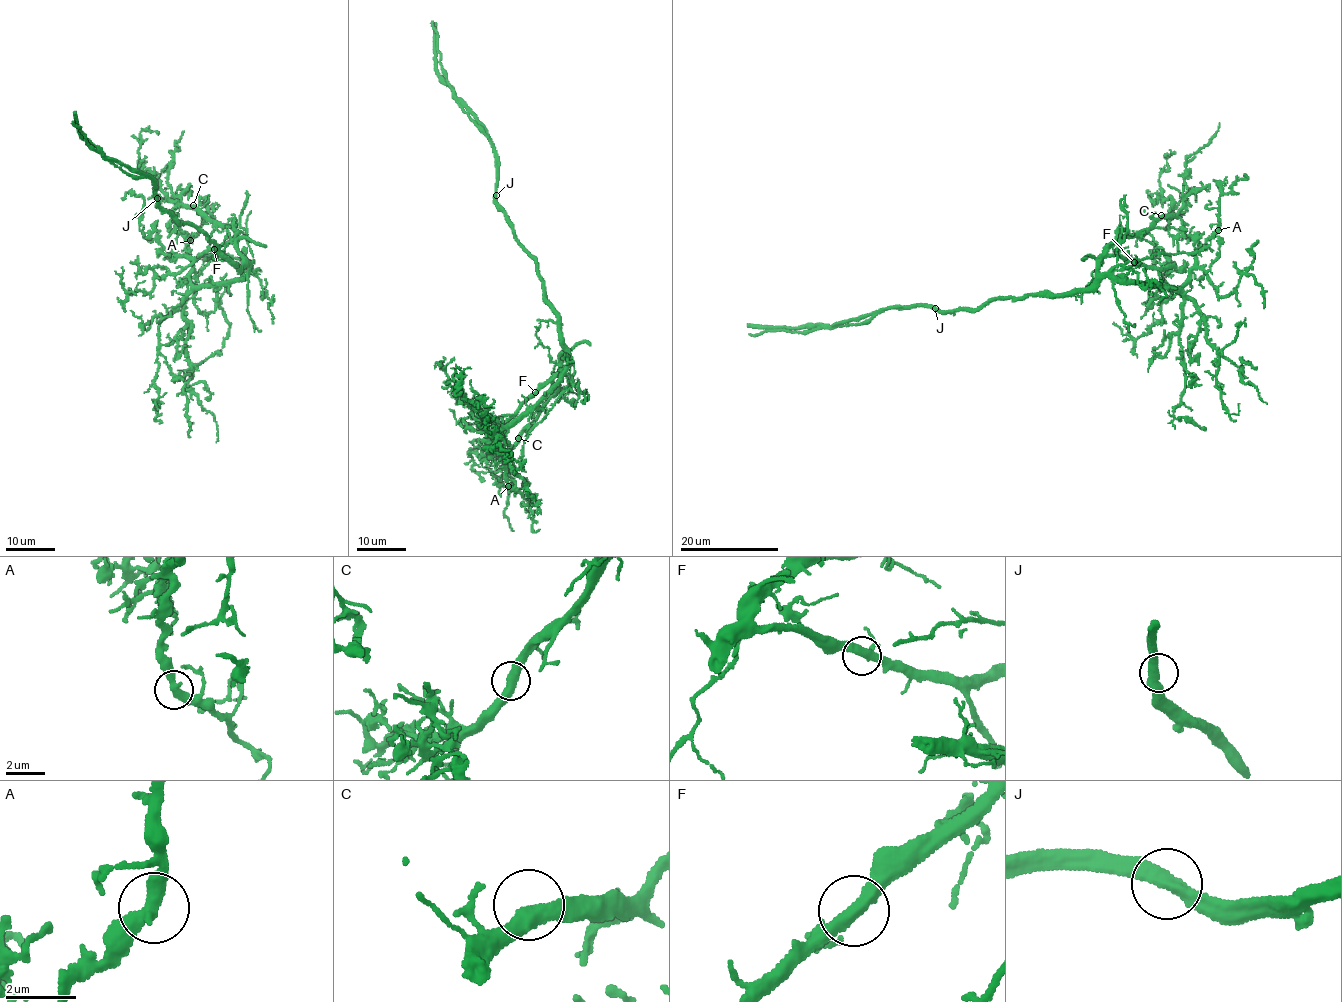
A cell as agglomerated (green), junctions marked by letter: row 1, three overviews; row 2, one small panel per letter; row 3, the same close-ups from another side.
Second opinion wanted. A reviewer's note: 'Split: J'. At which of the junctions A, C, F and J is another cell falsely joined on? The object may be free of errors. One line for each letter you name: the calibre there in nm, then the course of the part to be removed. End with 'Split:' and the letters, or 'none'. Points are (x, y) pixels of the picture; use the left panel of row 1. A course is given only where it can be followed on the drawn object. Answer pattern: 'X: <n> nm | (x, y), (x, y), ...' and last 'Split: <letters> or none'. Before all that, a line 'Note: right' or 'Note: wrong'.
Note: right
J: 440 nm | (157, 199), (151, 178), (124, 172), (104, 158), (89, 145), (80, 126), (72, 121)
Split: J

